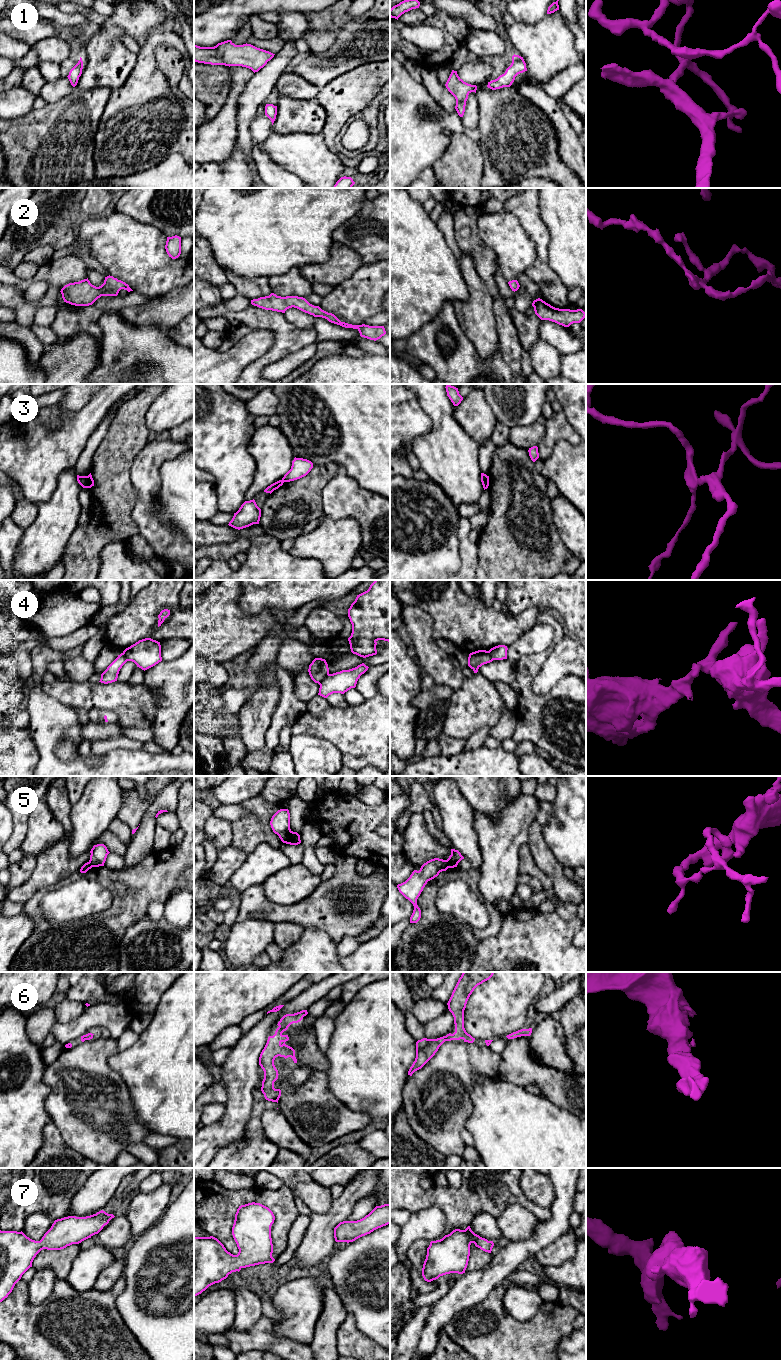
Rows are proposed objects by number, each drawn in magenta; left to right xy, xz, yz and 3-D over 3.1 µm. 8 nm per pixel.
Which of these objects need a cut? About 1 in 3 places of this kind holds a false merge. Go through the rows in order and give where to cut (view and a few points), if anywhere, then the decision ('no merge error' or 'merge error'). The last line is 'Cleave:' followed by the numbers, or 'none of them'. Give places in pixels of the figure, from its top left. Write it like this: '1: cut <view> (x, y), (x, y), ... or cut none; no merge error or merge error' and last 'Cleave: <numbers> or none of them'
1: cut none; no merge error
2: cut none; no merge error
3: cut xy (86, 476), (87, 487); merge error
4: cut xz (328, 673), (319, 684); merge error
5: cut xz (290, 830), (284, 842); merge error
6: cut none; no merge error
7: cut none; no merge error
Cleave: 3, 4, 5

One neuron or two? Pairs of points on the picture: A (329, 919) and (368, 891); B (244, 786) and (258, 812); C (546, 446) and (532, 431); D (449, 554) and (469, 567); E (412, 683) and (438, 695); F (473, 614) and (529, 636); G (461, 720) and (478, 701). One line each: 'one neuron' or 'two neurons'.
A: one neuron
B: two neurons
C: two neurons
D: two neurons
E: two neurons
F: two neurons
G: one neuron

